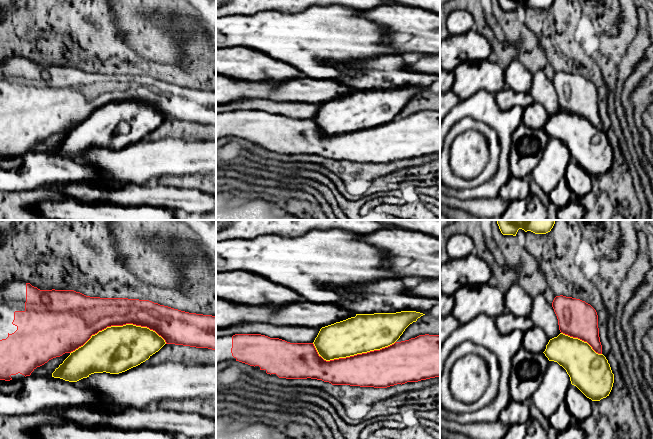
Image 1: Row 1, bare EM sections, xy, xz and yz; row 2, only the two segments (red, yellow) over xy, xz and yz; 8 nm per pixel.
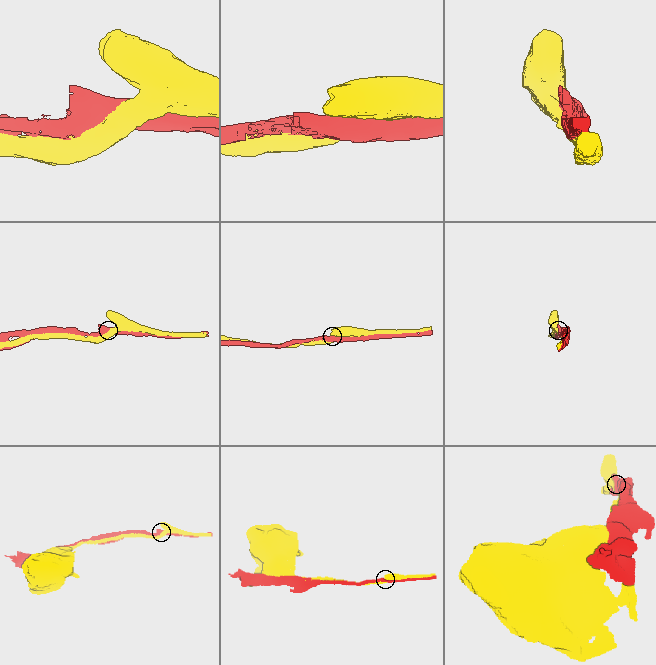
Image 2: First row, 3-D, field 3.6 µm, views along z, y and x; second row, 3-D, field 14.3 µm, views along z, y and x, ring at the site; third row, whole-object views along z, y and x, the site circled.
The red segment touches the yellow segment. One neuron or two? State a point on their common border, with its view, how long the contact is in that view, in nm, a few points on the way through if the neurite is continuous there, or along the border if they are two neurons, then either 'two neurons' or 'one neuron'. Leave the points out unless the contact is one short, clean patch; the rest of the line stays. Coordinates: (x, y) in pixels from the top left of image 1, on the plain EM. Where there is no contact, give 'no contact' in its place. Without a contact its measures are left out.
contact xy (118, 101); length 800 nm; two neurons

